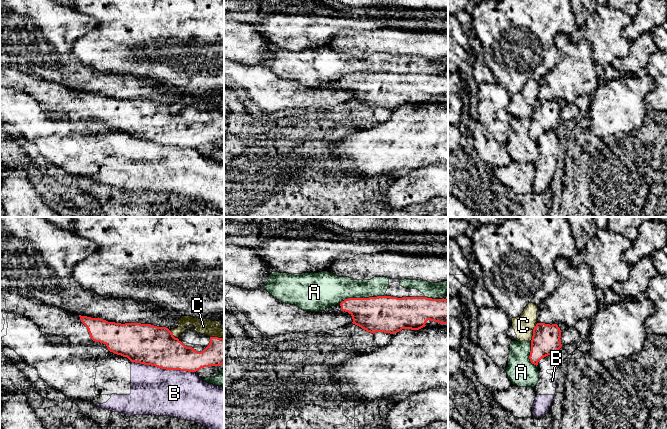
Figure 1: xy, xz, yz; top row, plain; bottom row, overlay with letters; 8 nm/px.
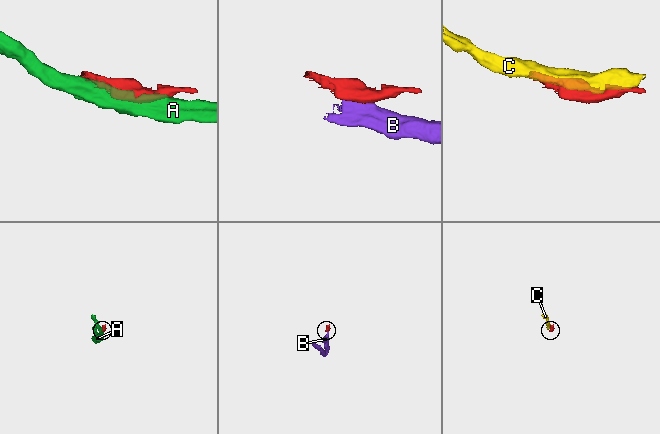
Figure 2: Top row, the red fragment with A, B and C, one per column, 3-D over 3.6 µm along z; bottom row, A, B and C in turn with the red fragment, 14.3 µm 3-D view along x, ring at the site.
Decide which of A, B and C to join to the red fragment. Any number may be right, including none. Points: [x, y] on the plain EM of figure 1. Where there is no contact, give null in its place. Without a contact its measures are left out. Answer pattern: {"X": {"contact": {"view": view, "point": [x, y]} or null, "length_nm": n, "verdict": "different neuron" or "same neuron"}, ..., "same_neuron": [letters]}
{"A": {"contact": {"view": "xz", "point": [361, 74]}, "length_nm": 360, "verdict": "different neuron"}, "B": {"contact": {"view": "xy", "point": [163, 144]}, "length_nm": 500, "verdict": "different neuron"}, "C": {"contact": {"view": "yz", "point": [533, 108]}, "length_nm": 160, "verdict": "different neuron"}, "same_neuron": []}

